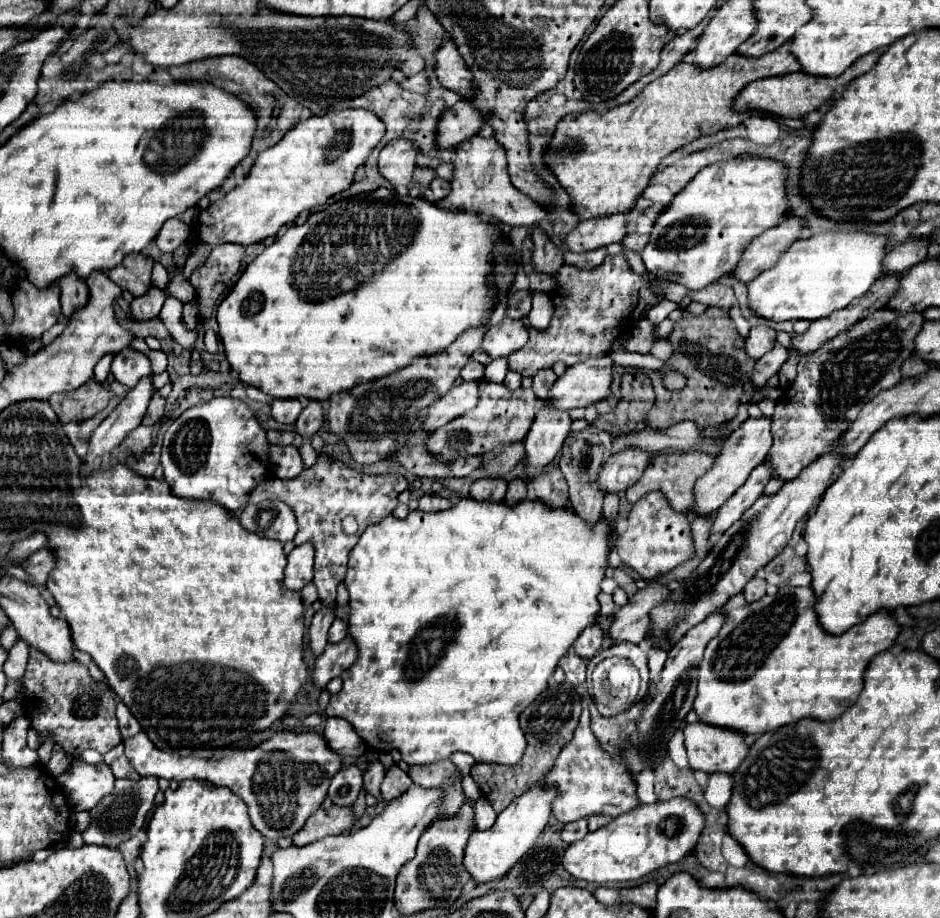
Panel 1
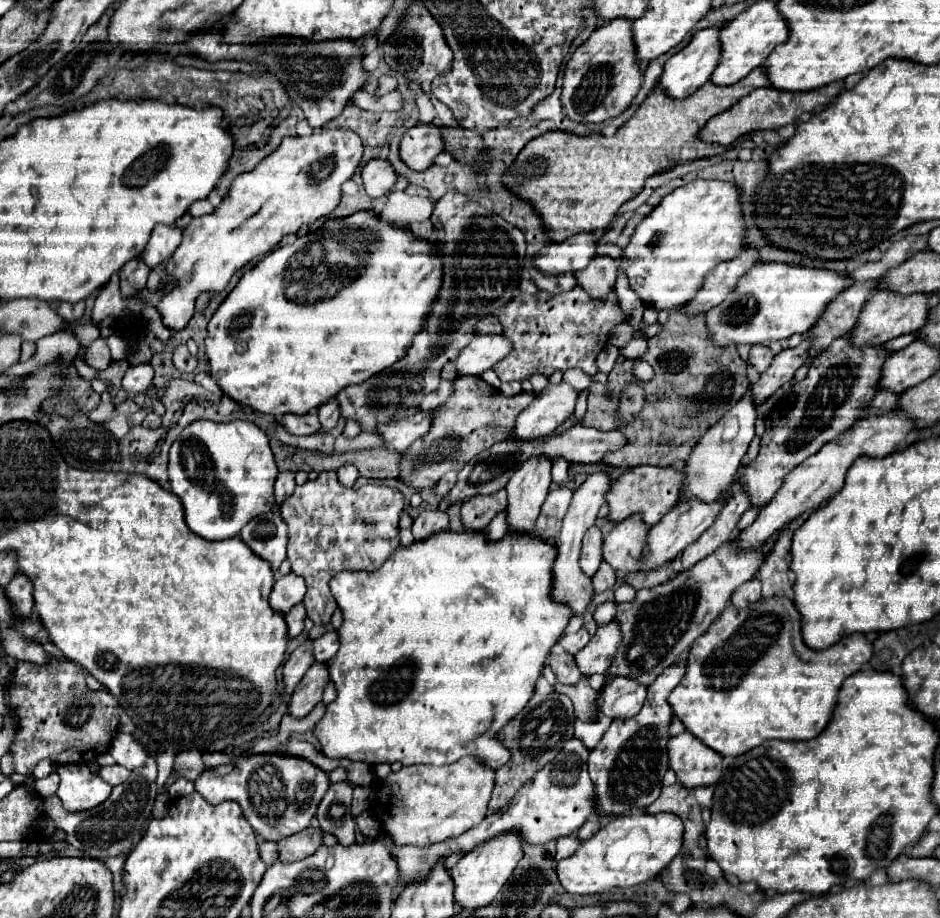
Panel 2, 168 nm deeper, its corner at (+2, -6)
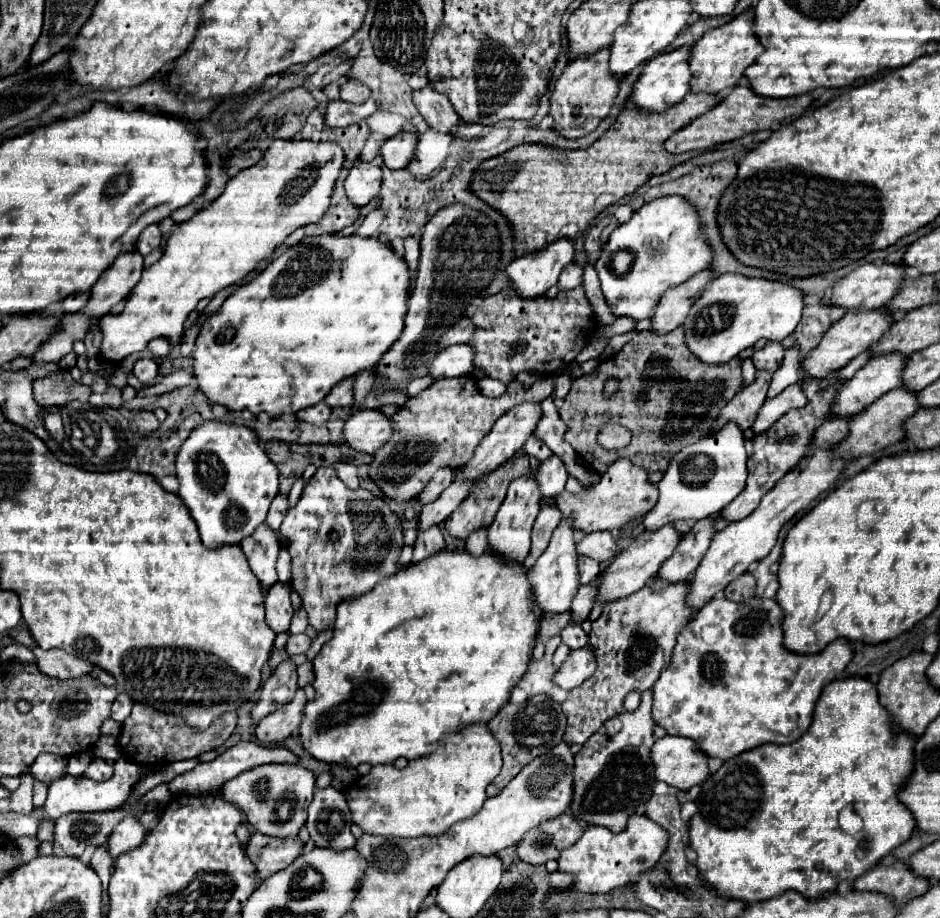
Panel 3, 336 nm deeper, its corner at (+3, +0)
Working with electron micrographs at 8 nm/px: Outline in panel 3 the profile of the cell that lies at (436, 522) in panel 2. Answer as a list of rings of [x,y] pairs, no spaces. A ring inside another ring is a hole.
[[[439,526],[419,532],[417,542],[415,542],[415,552],[413,552],[413,564],[419,564],[425,558],[429,558],[441,550],[445,550],[445,540],[443,540]]]

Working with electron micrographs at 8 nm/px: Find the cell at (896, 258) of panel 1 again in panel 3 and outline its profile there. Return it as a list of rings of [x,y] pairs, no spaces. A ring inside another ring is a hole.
[[[825,304],[803,308],[801,322],[793,332],[801,350],[813,350],[813,346],[817,346],[821,336],[829,330],[831,326],[829,312],[831,312],[831,306],[825,306]]]

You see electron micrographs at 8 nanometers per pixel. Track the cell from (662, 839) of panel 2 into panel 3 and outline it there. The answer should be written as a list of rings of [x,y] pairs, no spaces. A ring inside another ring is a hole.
[[[633,814],[627,822],[627,830],[613,834],[603,826],[589,826],[583,836],[569,848],[565,848],[559,856],[559,872],[569,872],[577,878],[575,890],[589,894],[605,894],[613,888],[621,888],[631,884],[639,874],[651,870],[661,854],[667,848],[667,832],[659,828],[659,824],[651,822],[647,816]]]

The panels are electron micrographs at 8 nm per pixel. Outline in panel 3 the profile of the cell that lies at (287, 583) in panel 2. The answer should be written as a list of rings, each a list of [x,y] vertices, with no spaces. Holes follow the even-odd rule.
[[[275,584],[265,596],[265,618],[273,632],[289,632],[293,606],[289,598],[289,584]]]

